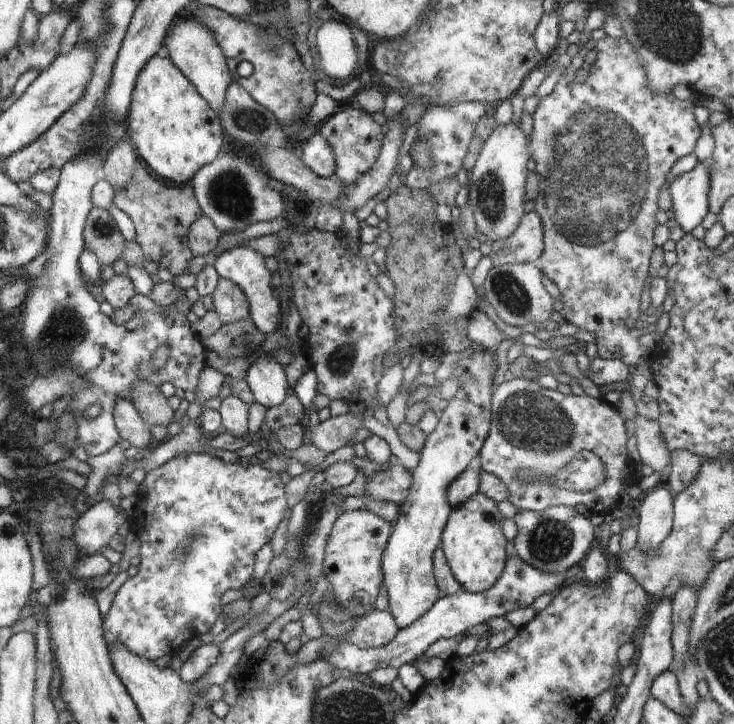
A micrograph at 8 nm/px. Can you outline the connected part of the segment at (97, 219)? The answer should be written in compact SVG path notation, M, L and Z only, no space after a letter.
M92 207L83 233L85 248L96 256L104 268L121 258L125 239L106 209Z

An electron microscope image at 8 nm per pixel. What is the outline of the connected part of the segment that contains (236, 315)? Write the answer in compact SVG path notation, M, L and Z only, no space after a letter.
M220 277L216 290L211 295L214 310L224 325L228 321L240 321L250 317L247 298L235 282Z

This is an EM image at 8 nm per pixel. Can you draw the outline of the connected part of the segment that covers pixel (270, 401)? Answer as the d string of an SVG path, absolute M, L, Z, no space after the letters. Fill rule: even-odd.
M272 352L258 355L246 371L245 381L258 403L266 408L280 406L288 396L284 367Z

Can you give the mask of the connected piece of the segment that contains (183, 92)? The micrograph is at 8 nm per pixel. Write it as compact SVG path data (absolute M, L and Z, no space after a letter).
M154 55L138 73L127 112L126 134L132 138L143 163L160 178L190 184L200 168L226 149L225 134L217 112L169 59Z

